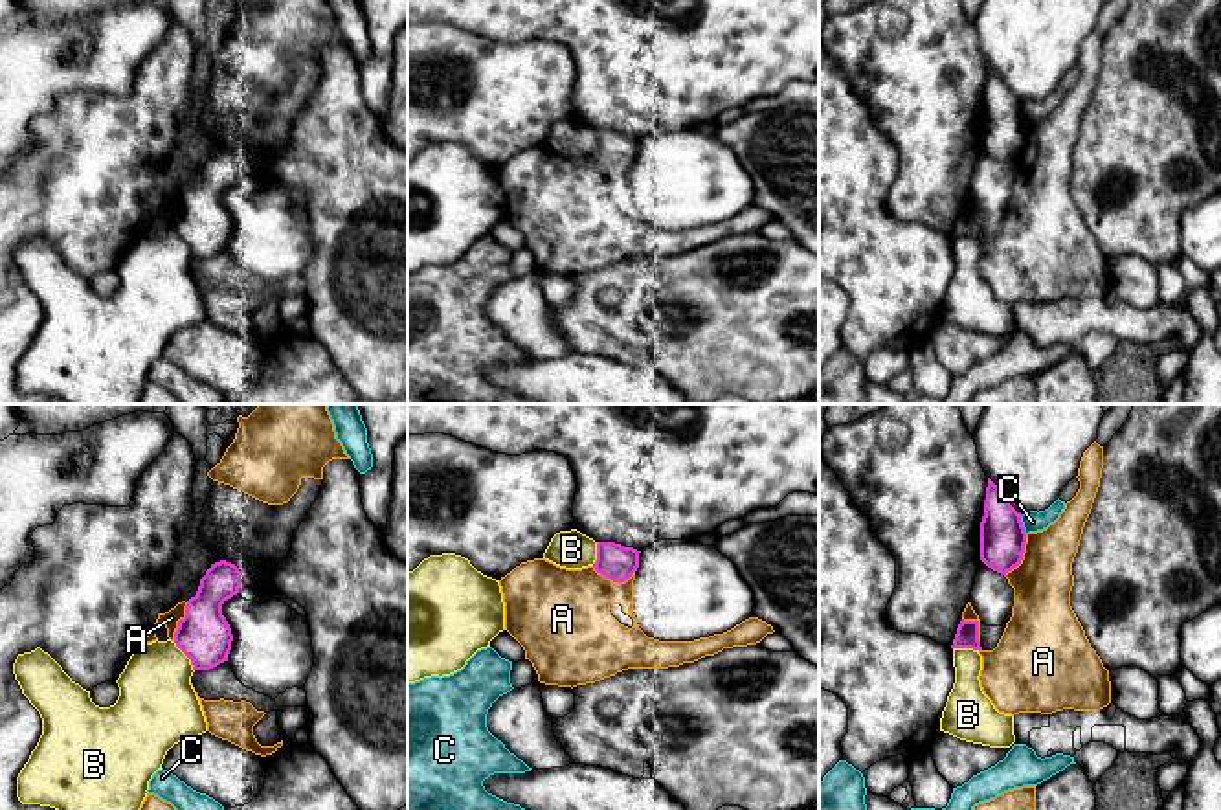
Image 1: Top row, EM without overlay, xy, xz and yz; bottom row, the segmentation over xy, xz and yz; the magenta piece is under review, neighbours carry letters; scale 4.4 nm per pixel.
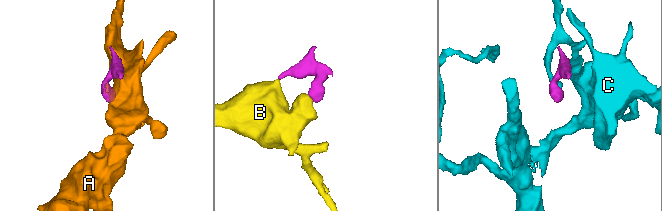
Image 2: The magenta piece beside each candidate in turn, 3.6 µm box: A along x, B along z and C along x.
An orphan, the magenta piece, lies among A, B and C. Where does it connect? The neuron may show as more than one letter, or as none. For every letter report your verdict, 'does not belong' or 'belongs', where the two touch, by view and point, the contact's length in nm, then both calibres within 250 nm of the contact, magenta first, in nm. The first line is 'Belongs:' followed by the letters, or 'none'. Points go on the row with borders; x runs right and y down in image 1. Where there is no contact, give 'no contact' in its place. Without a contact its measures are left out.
Belongs: B
A: does not belong; meets magenta in xz at (614, 581); contact 190 nm long; 160 nm thick on the magenta side, 380 nm on the other
B: belongs; meets magenta in xy at (186, 654); contact 160 nm long; 240 nm thick on the magenta side, 340 nm on the other
C: does not belong; meets magenta in yz at (1021, 524); contact 90 nm long; 200 nm thick on the magenta side, 90 nm on the other

